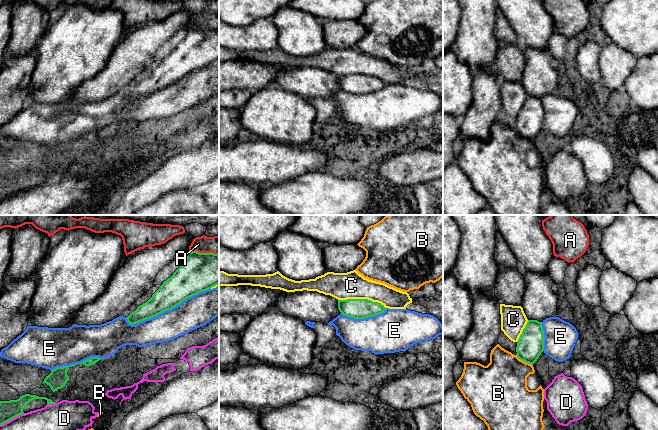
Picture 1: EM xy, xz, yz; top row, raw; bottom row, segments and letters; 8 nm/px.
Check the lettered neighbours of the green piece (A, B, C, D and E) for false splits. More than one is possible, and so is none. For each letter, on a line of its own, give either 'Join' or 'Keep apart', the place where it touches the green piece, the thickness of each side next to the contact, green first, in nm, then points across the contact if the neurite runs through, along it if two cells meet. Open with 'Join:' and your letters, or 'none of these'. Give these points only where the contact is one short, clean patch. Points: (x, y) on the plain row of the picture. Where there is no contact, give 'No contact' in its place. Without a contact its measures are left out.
Join: none of these
A: Keep apart. Touches green at xy (204, 29). Thickness 300 nm (green) against 140 nm
B: Keep apart. Touches green at yz (524, 137). Thickness 220 nm (green) against 380 nm
C: Keep apart. Touches green at xz (362, 75). Thickness 160 nm (green) against 220 nm
D: Keep apart. Touches green at xy (12, 194). Thickness 140 nm (green) against 440 nm
E: Keep apart. Touches green at xy (167, 85). Thickness 240 nm (green) against 260 nm

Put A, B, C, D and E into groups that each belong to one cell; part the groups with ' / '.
A / B / C / D / E

